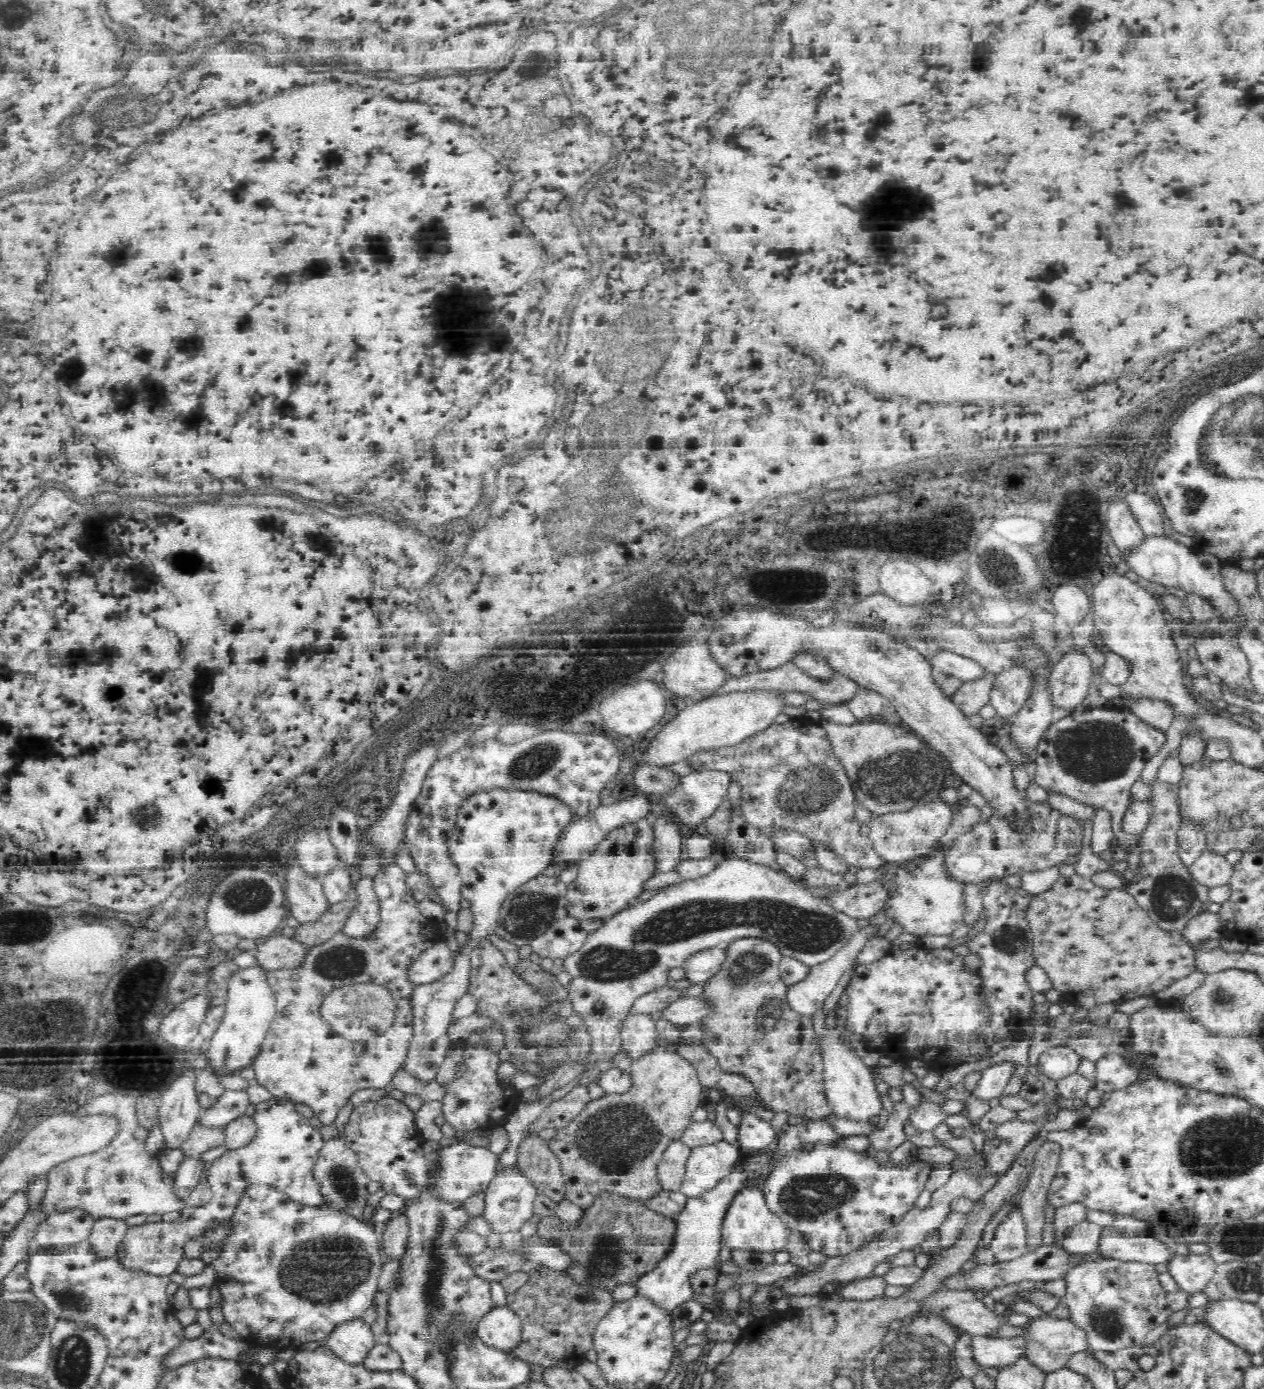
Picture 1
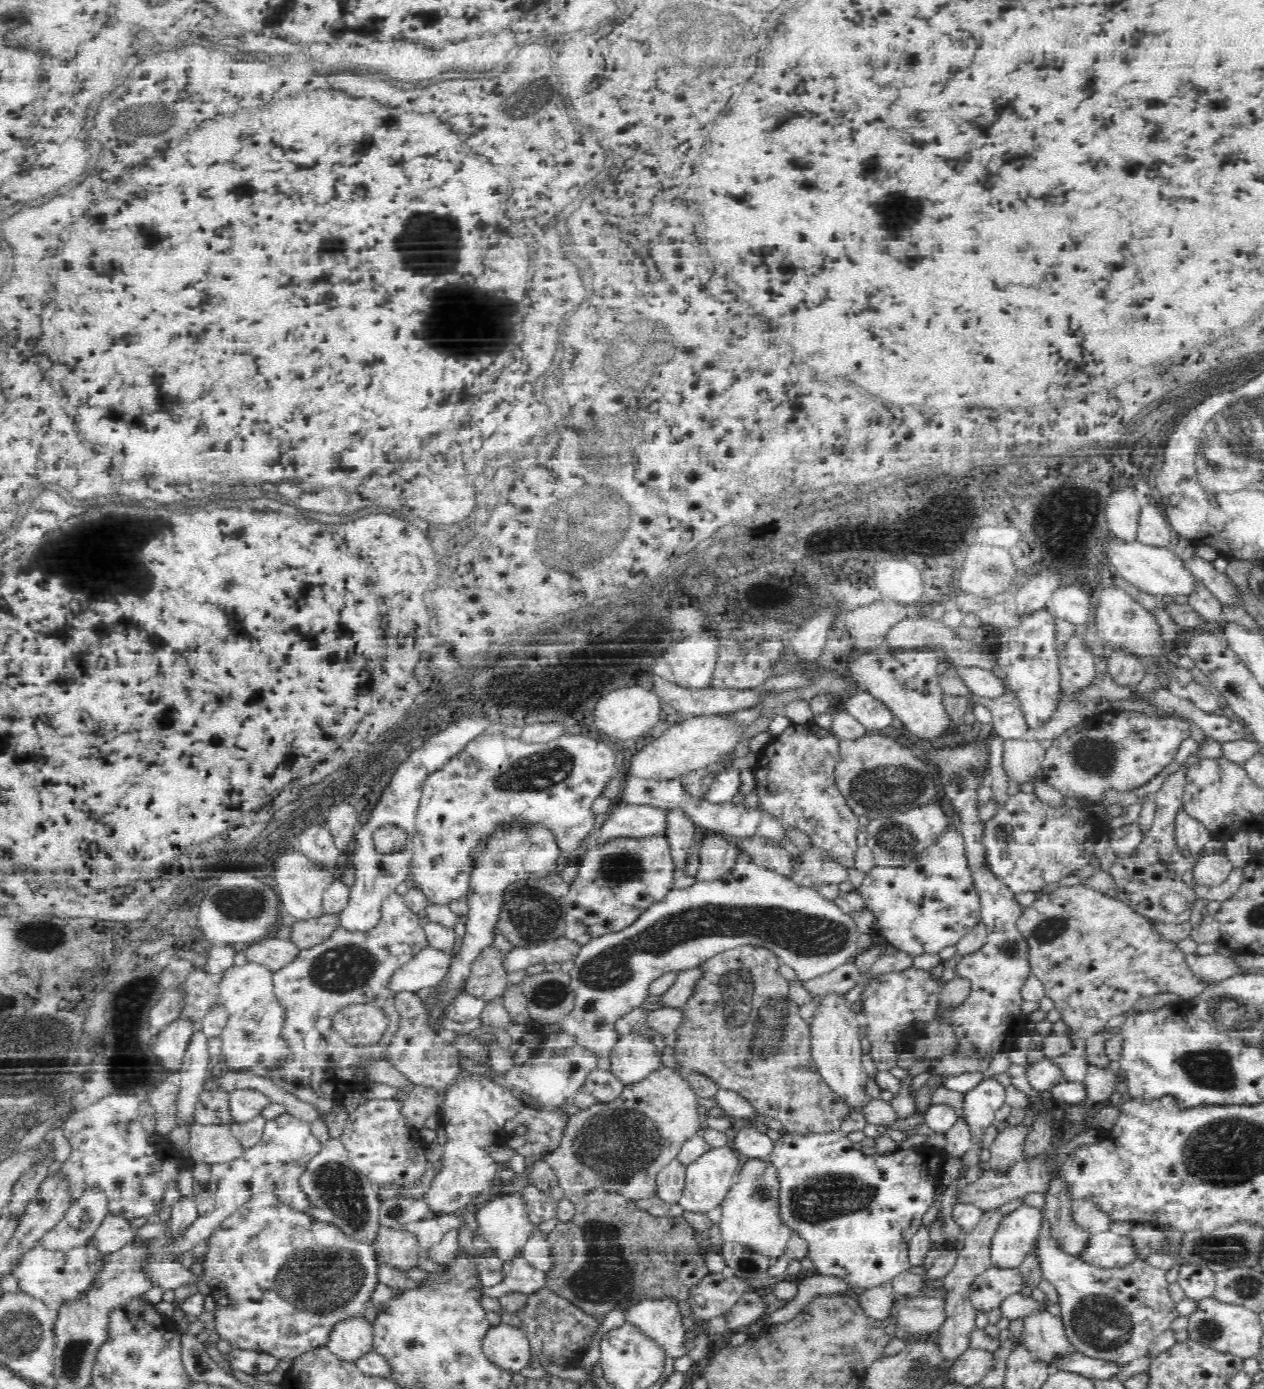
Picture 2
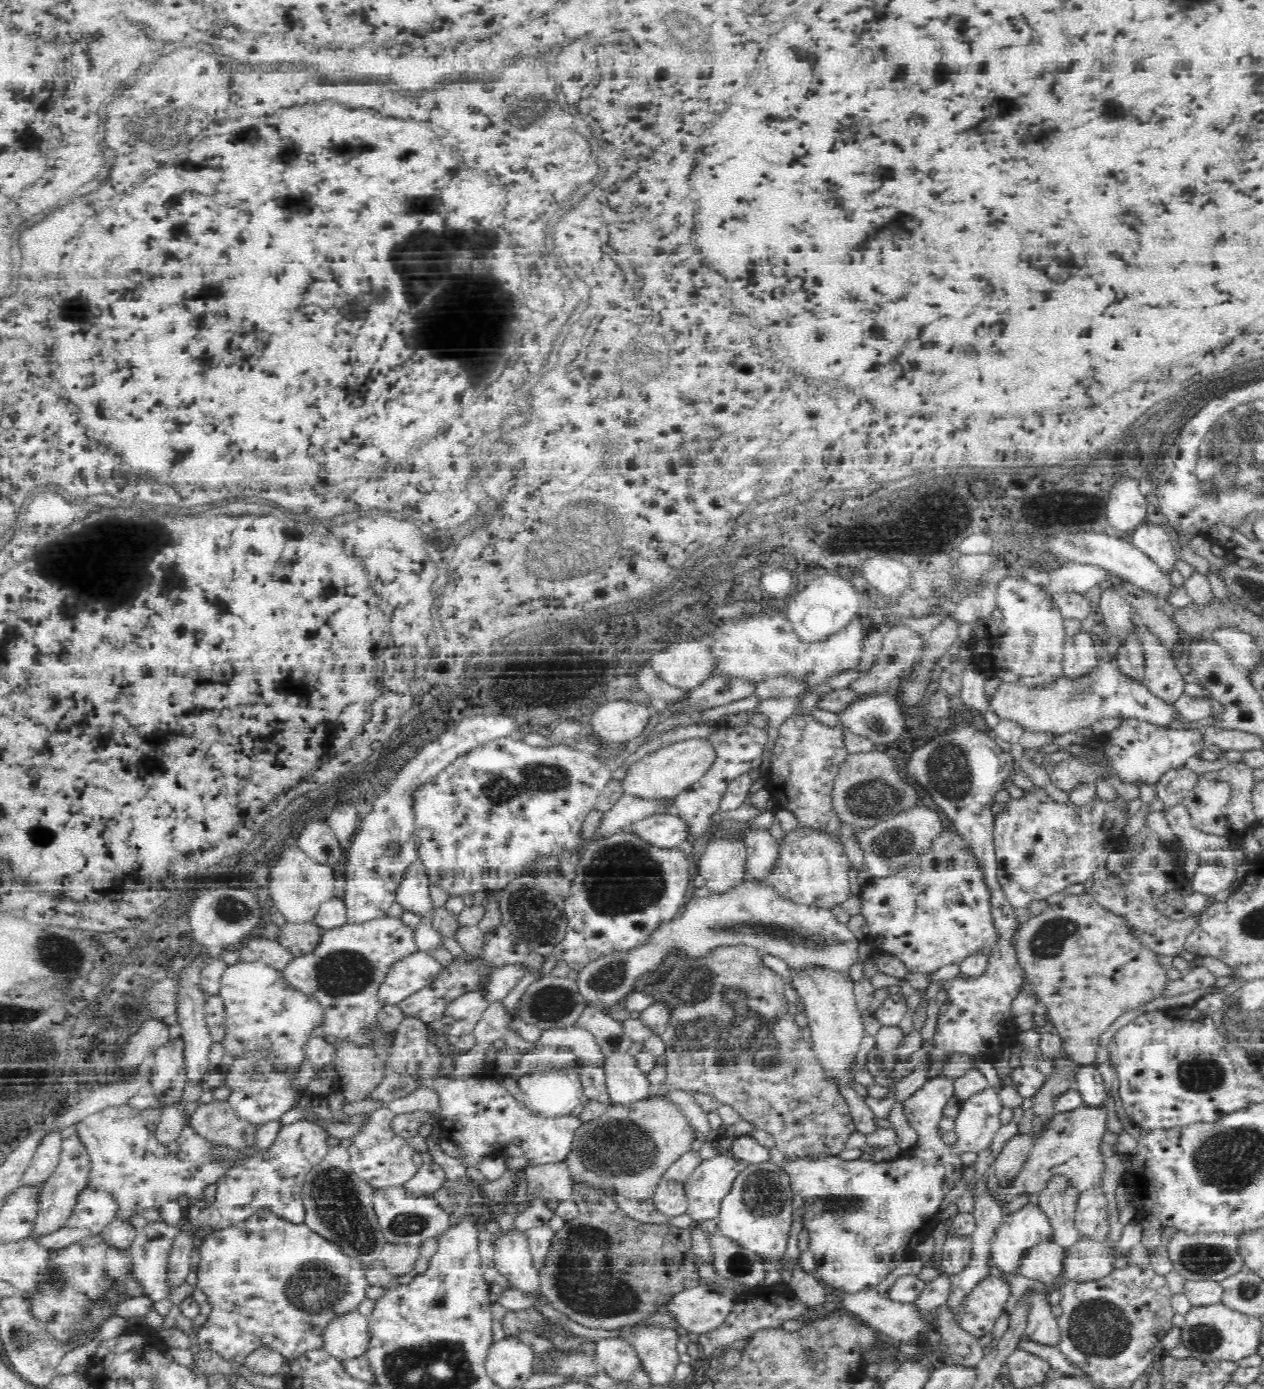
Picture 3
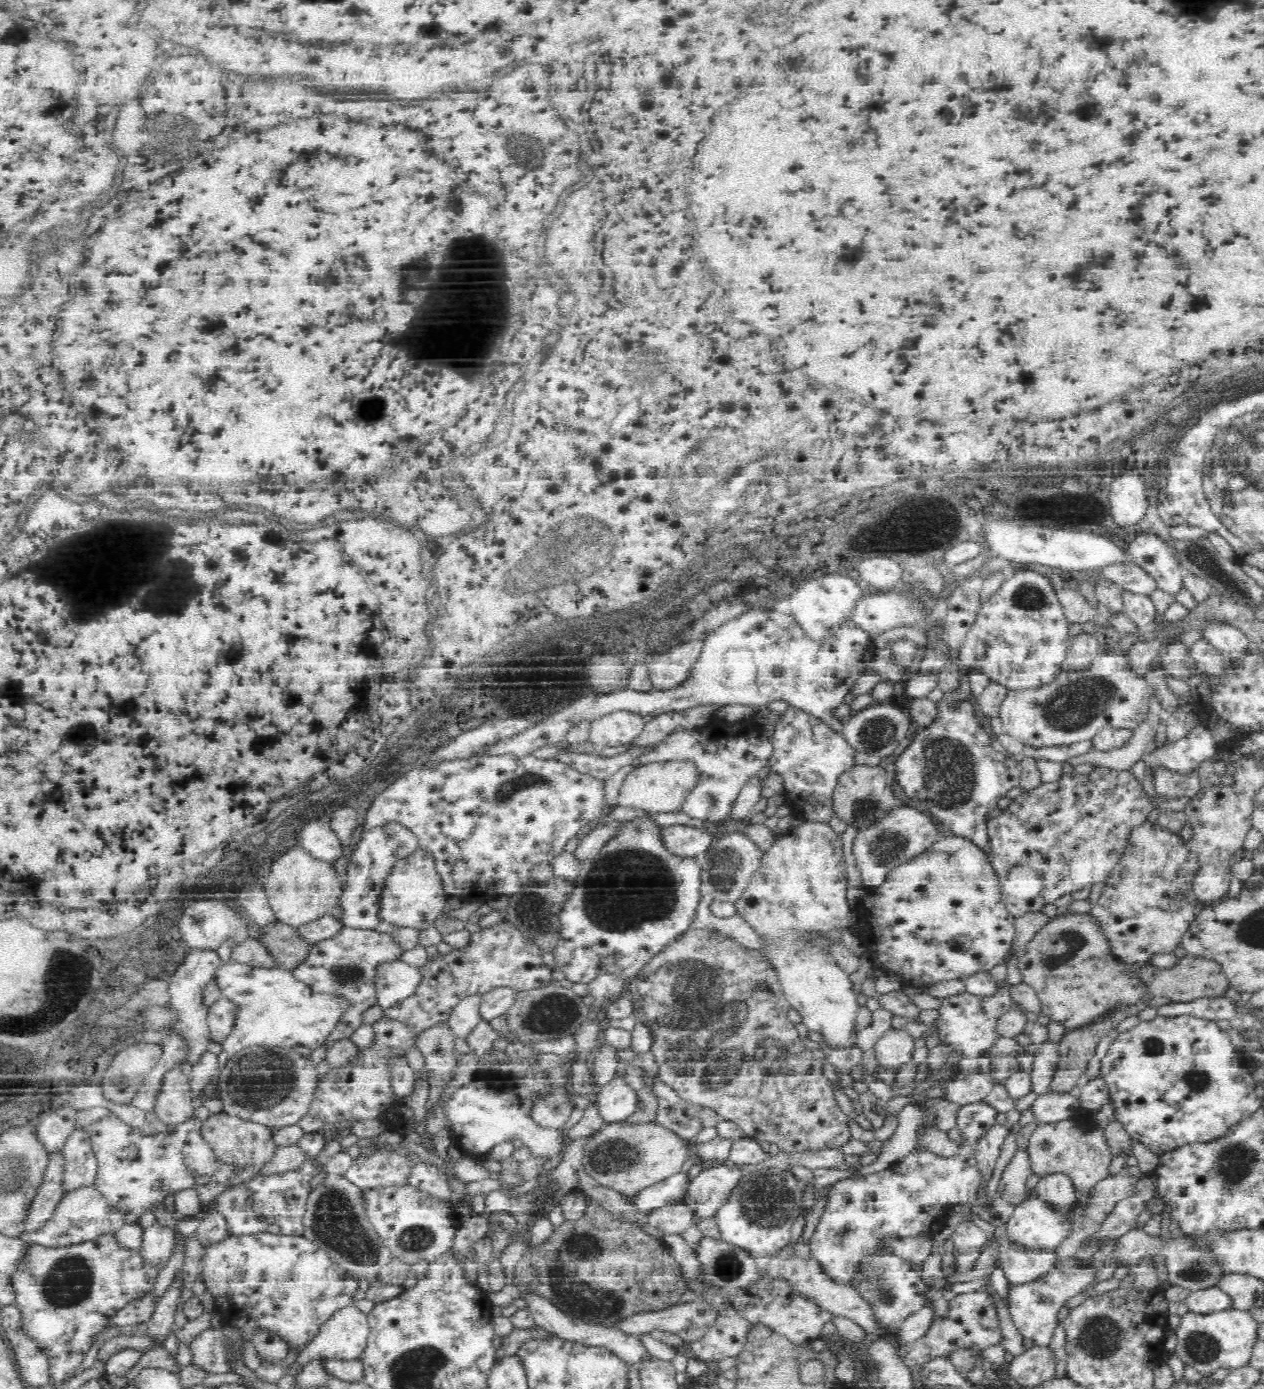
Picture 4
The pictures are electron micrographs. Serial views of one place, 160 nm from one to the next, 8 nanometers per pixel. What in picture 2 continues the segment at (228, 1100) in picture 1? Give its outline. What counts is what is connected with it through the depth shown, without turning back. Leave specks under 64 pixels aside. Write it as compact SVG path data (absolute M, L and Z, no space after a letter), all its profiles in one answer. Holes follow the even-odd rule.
M239 1088L229 1093L232 1117L236 1123L252 1122L262 1116L262 1111L272 1106L274 1100L252 1088Z

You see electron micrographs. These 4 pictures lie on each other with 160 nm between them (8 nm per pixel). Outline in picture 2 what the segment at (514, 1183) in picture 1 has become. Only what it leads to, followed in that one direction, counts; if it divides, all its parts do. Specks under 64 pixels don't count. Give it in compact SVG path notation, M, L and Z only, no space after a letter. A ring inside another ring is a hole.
M519 1193L495 1194L492 1200L484 1203L480 1210L475 1212L475 1219L479 1225L480 1237L488 1242L487 1245L490 1248L494 1249L494 1254L500 1258L500 1262L512 1262L518 1256L524 1256L526 1242L530 1240L536 1227L528 1221Z

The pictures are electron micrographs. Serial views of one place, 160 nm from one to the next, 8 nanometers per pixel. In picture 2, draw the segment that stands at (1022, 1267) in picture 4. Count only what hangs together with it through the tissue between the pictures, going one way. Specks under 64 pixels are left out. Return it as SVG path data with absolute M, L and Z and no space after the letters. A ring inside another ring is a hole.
M1044 1230L1042 1238L1038 1238L1032 1256L1036 1257L1042 1276L1054 1285L1058 1293L1059 1316L1070 1348L1090 1359L1104 1361L1108 1365L1114 1365L1114 1368L1121 1368L1134 1360L1140 1360L1148 1354L1149 1345L1160 1334L1164 1334L1170 1328L1170 1323L1179 1316L1176 1302L1169 1293L1170 1284L1164 1277L1167 1270L1153 1267L1146 1260L1137 1258L1124 1266L1096 1269L1086 1264L1086 1261L1078 1259L1078 1256L1062 1251L1059 1243L1048 1234L1048 1230Z

